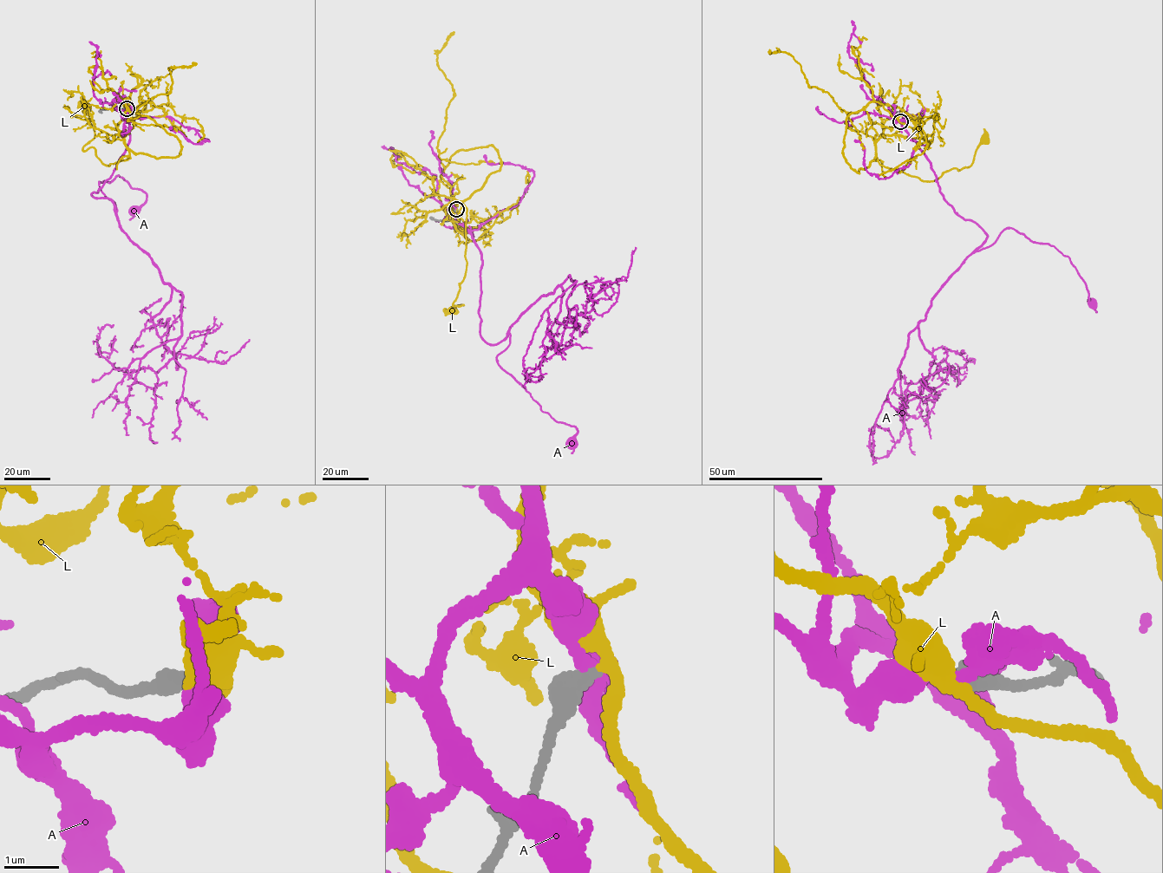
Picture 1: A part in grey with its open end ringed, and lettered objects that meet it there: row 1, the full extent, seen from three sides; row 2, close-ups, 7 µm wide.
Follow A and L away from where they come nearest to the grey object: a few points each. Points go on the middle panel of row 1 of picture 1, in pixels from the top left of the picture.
A: (455, 209), (482, 255), (481, 337), (498, 344), (509, 333), (497, 362), (542, 411), (575, 427), (571, 443)
L: (456, 209), (462, 232), (449, 202), (461, 202), (467, 211), (467, 264), (453, 305), (464, 305), (453, 309)

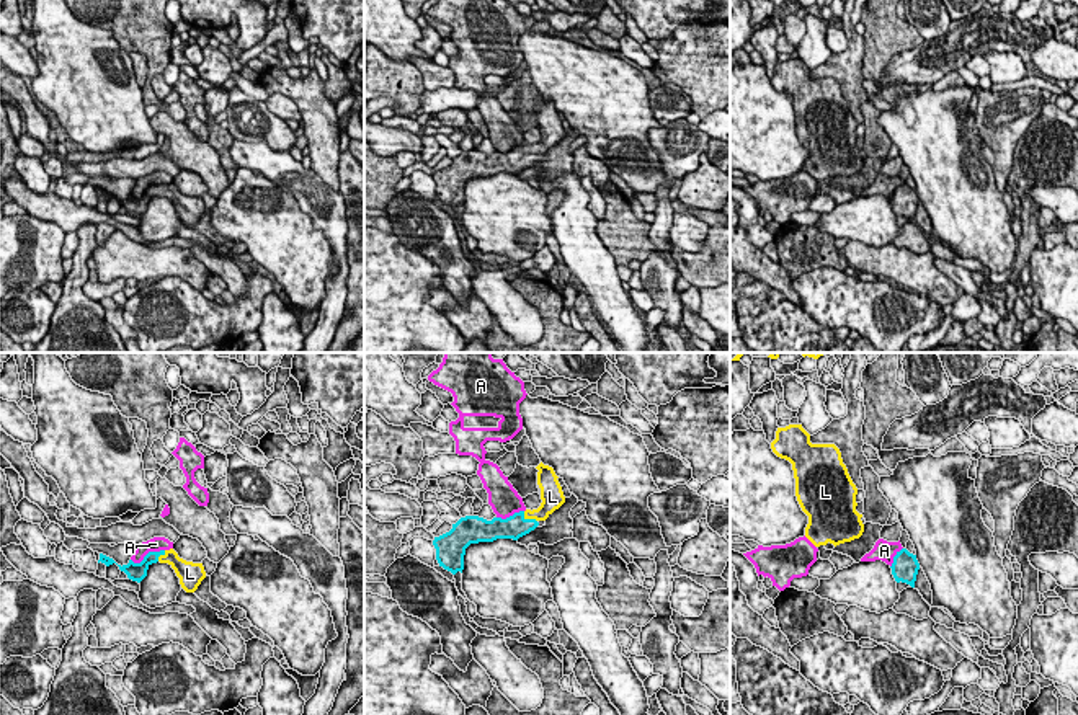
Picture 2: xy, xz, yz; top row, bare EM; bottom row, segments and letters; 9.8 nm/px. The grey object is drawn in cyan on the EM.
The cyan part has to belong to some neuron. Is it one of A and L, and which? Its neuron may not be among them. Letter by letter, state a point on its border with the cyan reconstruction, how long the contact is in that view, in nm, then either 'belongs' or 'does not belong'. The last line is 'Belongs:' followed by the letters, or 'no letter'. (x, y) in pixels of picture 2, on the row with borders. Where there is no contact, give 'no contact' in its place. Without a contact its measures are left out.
A: contact xy (147, 554); length 360 nm; does not belong
L: contact xz (528, 519); length 180 nm; belongs
Belongs: L

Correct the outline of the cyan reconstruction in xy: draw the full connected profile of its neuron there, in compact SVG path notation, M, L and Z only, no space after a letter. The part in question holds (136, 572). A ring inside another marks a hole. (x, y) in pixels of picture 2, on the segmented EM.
M173 548L149 552L140 563L129 560L127 565L118 566L129 580L140 583L147 576L149 566L157 562L168 563L175 570L180 578L180 584L186 593L194 593L206 578L203 563L193 563L180 558Z

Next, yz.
M902 548L893 557L892 563L892 575L897 583L906 583L911 588L915 588L916 575L920 570L920 563L916 560L916 555L910 553L906 548Z

